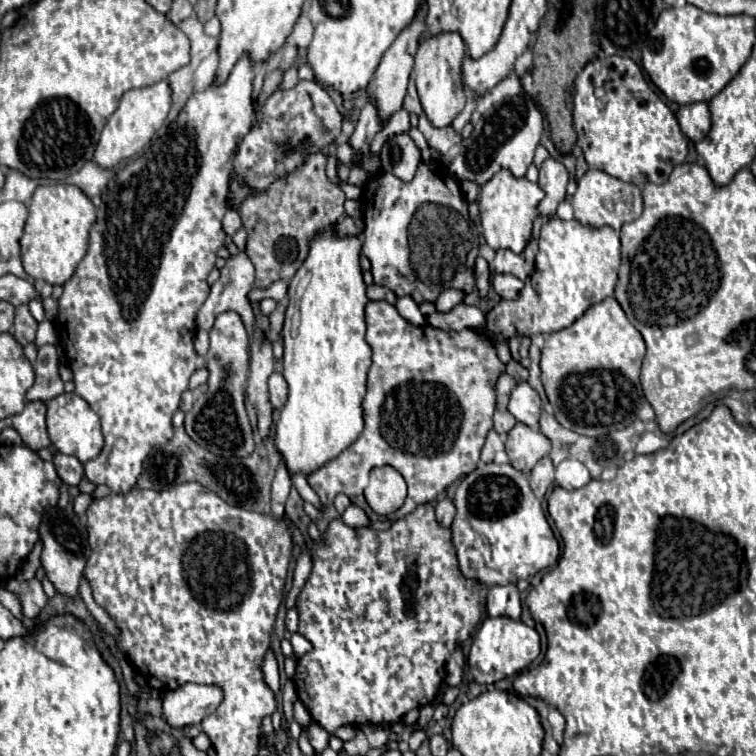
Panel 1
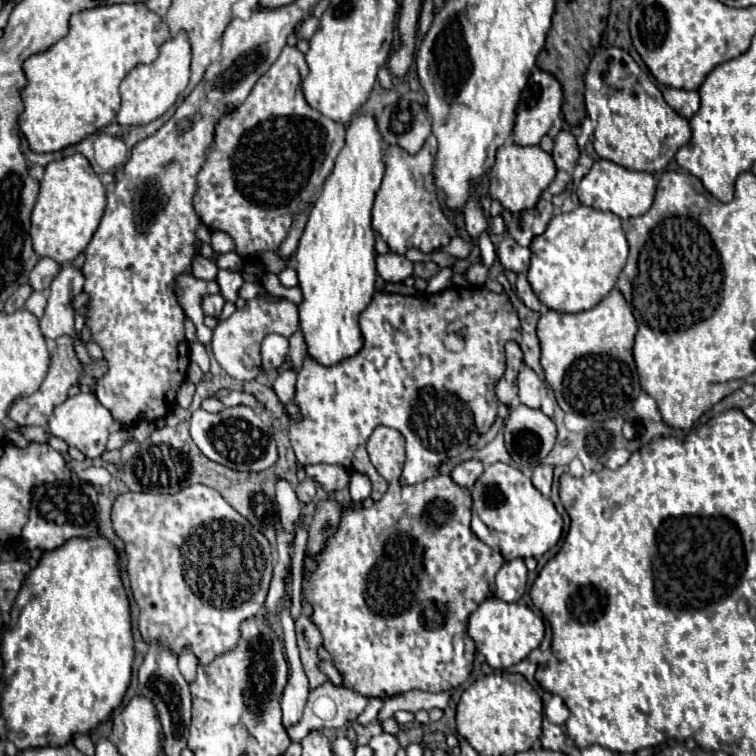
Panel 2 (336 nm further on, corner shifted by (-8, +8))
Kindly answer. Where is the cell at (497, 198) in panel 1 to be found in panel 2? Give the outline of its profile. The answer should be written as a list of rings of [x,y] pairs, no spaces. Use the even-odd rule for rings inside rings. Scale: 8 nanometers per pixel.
[[[507,141],[505,145],[501,145],[501,149],[497,149],[497,161],[489,177],[489,193],[493,199],[499,199],[505,209],[517,213],[527,207],[533,207],[541,193],[549,187],[553,177],[555,177],[553,157],[545,153],[539,145],[521,147]]]

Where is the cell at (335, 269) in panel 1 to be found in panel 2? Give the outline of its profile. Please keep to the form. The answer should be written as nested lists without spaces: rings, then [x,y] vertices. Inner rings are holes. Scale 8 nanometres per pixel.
[[[355,113],[345,129],[345,147],[337,155],[335,167],[331,175],[325,179],[321,195],[313,203],[313,209],[309,213],[305,231],[299,241],[299,249],[295,253],[295,271],[299,277],[299,287],[303,291],[303,303],[299,305],[299,325],[305,335],[307,351],[309,355],[323,363],[323,365],[335,365],[345,357],[355,355],[361,345],[363,337],[359,331],[359,315],[369,305],[373,293],[375,293],[375,233],[371,233],[371,207],[375,193],[381,185],[385,171],[383,163],[383,141],[381,133],[377,129],[377,121],[373,115],[367,113]]]

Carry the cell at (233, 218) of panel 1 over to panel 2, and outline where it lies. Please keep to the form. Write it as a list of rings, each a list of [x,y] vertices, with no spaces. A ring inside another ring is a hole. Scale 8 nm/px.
[[[213,231],[213,233],[211,233],[211,247],[213,247],[213,251],[217,251],[217,253],[227,253],[227,251],[231,251],[235,245],[233,245],[233,239],[231,239],[227,233]]]

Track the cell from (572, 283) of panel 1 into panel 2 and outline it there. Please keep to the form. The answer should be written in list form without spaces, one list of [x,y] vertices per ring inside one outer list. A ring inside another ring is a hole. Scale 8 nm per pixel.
[[[579,205],[549,221],[545,233],[531,243],[531,267],[527,279],[543,305],[563,313],[579,313],[595,307],[613,287],[625,267],[629,245],[615,213]]]

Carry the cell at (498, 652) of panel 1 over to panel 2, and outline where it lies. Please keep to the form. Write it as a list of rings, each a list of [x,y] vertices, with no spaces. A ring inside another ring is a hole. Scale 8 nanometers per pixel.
[[[489,597],[471,613],[467,631],[493,669],[507,669],[539,647],[545,627],[541,617],[537,617],[525,603],[505,603],[497,597]]]

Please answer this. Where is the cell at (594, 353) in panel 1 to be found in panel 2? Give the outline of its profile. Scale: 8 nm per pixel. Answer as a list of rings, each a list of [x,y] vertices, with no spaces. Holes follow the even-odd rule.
[[[611,289],[593,309],[559,313],[549,309],[537,323],[541,365],[563,411],[581,413],[593,421],[627,415],[639,397],[639,375],[633,363],[637,321],[619,289]]]

